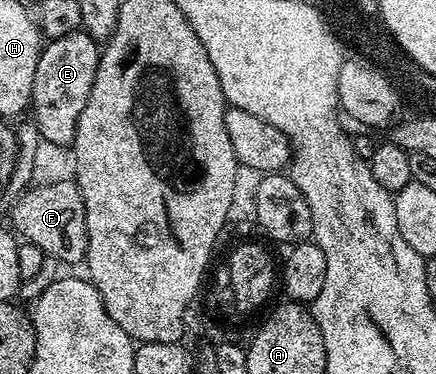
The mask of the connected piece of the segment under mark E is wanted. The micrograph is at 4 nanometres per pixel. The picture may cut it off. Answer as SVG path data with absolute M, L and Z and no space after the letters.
M83 29L43 44L38 65L34 69L30 104L30 115L36 120L41 140L53 142L65 149L75 144L78 121L82 117L82 109L86 109L101 54L98 43Z

